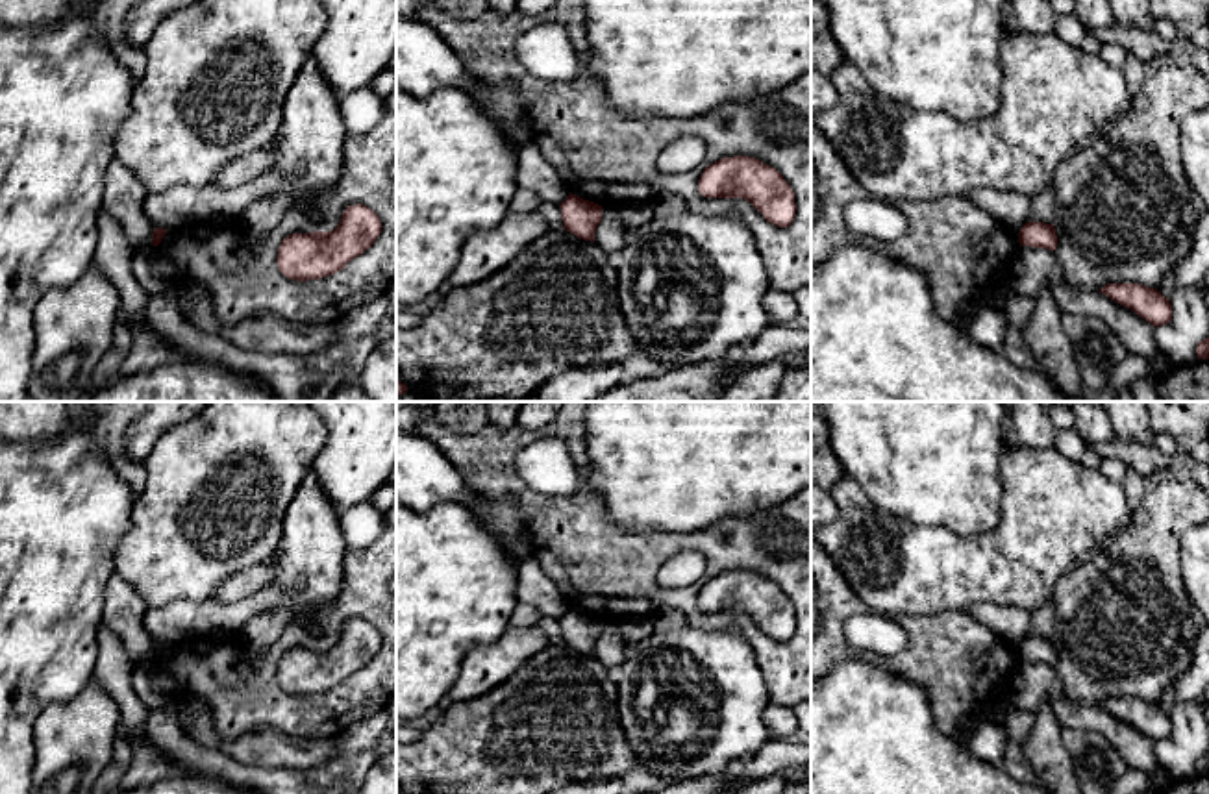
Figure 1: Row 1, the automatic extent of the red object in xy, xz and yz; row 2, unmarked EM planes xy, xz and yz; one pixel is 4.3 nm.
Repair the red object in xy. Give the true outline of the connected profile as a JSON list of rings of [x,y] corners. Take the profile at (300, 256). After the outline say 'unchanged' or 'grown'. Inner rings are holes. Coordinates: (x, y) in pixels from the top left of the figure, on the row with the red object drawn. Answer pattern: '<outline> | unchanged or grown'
[[[348,205],[335,230],[291,233],[278,248],[278,270],[296,281],[320,279],[343,270],[381,233],[378,215],[367,205]]] | unchanged

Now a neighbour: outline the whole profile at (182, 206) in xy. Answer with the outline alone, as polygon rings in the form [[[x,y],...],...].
[[[263,170],[254,180],[233,189],[222,189],[215,183],[206,187],[176,185],[148,194],[144,213],[156,228],[167,231],[218,218],[241,218],[257,198],[270,194],[283,181],[285,178],[278,172]]]

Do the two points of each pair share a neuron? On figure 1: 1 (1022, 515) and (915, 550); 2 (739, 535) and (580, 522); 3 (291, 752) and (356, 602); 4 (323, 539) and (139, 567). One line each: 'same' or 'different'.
1: same
2: same
3: different
4: different

